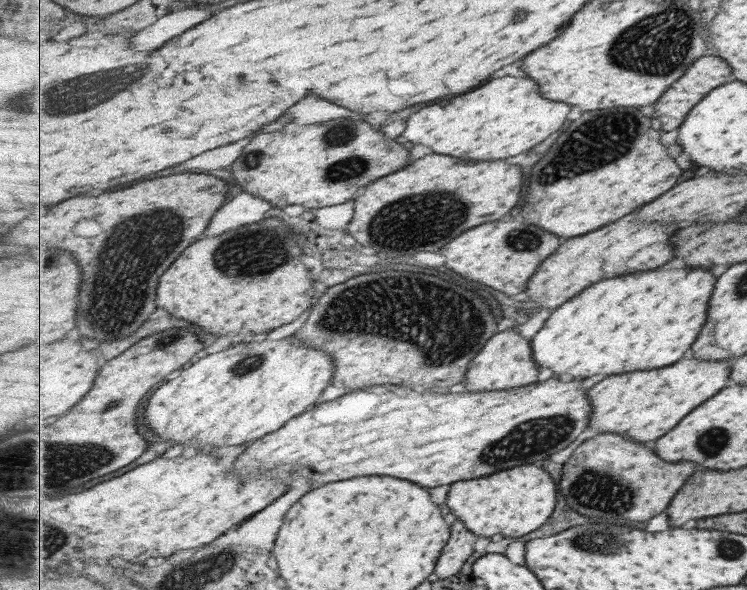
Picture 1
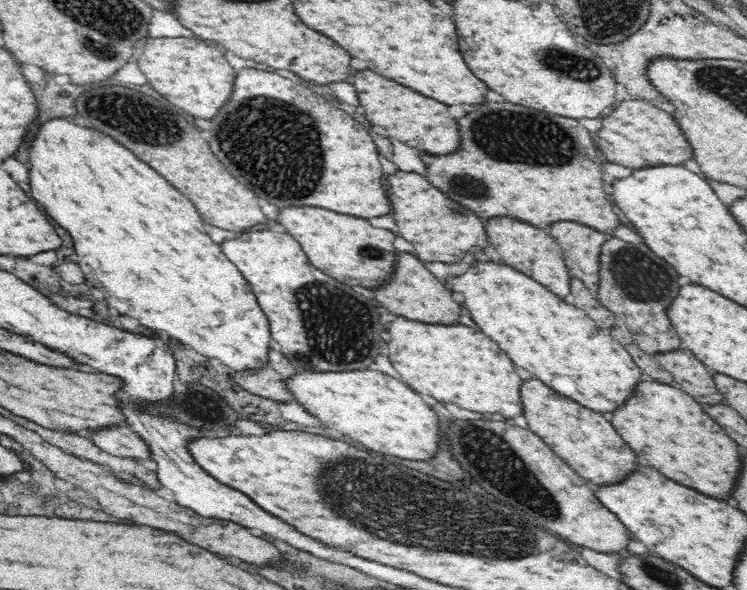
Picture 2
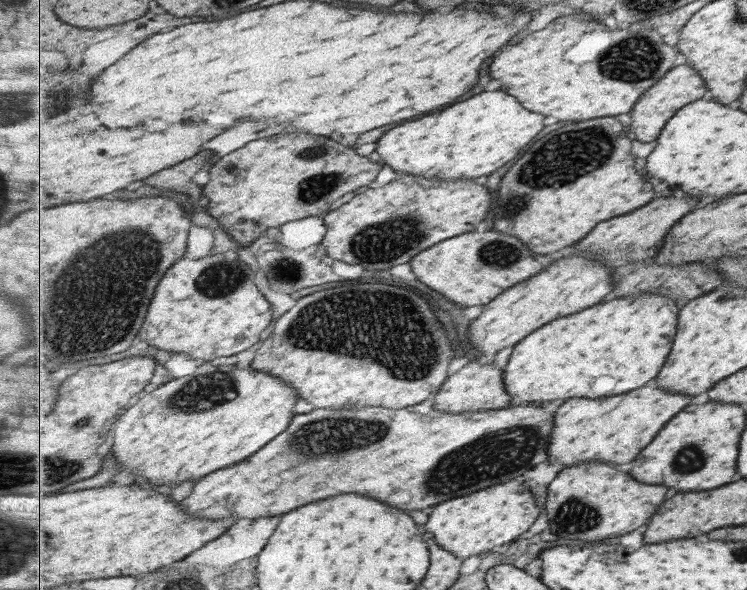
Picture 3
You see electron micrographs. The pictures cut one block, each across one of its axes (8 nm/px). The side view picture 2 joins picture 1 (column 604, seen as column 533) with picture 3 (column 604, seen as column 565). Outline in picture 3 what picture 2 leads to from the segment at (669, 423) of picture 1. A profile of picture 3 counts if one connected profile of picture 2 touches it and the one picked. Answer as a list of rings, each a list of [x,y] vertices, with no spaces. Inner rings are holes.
[[[655,379],[624,395],[567,399],[555,412],[555,428],[549,440],[549,463],[567,468],[581,461],[597,460],[627,466],[635,462],[667,423],[693,400],[693,395],[664,389]]]

